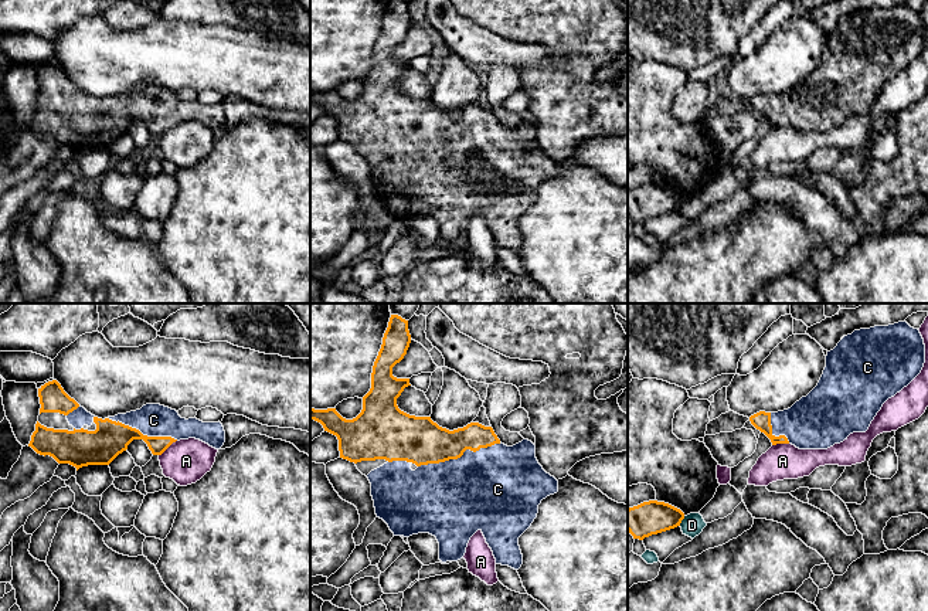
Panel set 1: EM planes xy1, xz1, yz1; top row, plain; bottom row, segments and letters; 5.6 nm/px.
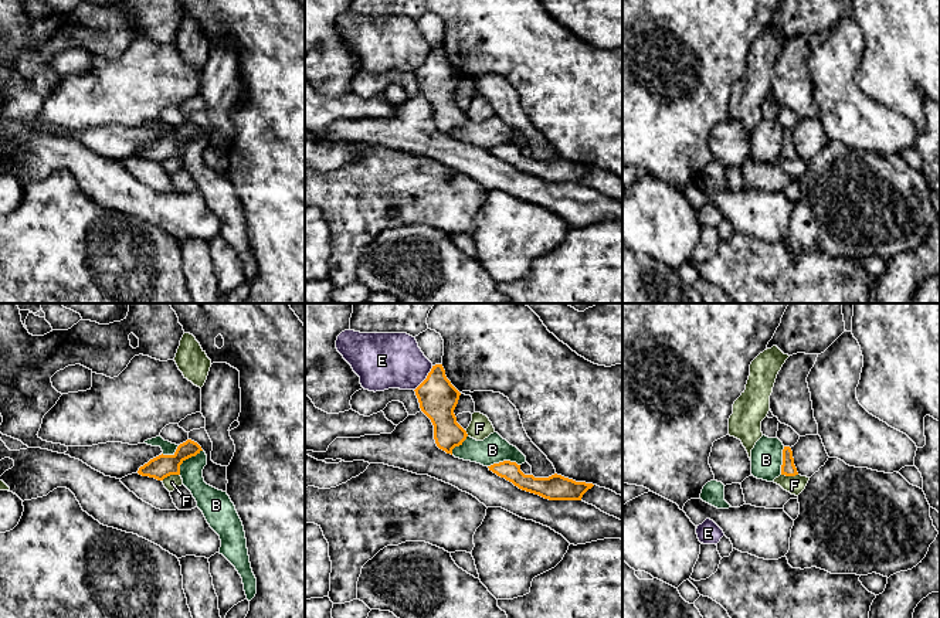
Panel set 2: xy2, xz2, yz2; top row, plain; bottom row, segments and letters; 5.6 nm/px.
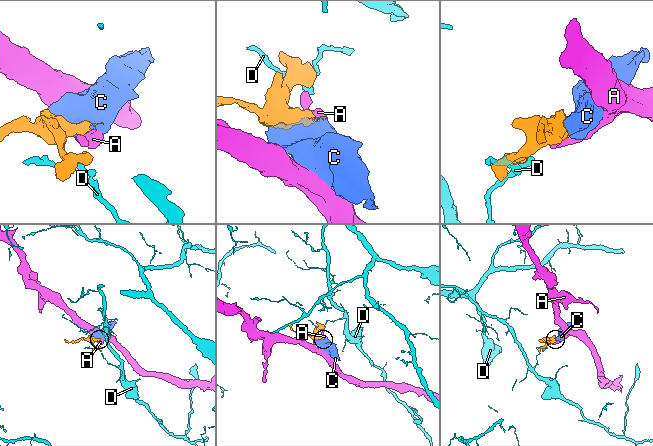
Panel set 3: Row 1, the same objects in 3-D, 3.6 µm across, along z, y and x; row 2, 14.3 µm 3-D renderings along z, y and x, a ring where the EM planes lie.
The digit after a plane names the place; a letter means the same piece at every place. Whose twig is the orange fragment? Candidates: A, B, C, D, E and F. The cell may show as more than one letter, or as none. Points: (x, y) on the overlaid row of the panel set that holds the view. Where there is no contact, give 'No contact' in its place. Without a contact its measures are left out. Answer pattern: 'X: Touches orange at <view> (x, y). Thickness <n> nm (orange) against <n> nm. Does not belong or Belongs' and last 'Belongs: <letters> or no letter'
A: Touches orange at xy1 (167, 447). Thickness 100 nm (orange) against 260 nm. Does not belong
B: Touches orange at xy2 (186, 458). Thickness 130 nm (orange) against 130 nm. Does not belong
C: Touches orange at xz1 (459, 457). Thickness 260 nm (orange) against 460 nm. Belongs
D: Touches orange at yz1 (682, 519). Thickness 190 nm (orange) against 120 nm. Does not belong
E: Touches orange at xz2 (426, 379). Thickness 220 nm (orange) against 320 nm. Does not belong
F: Touches orange at xy2 (170, 474). Thickness 130 nm (orange) against 90 nm. Does not belong
Belongs: C

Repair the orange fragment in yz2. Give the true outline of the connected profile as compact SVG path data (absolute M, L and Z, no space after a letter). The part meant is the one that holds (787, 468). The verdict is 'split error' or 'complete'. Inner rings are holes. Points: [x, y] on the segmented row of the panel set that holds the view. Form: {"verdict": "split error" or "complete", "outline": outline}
{"verdict": "complete", "outline": "M784 446L783 449L781 475L785 475L785 476L798 475L797 468L794 465L793 451L790 446Z"}

